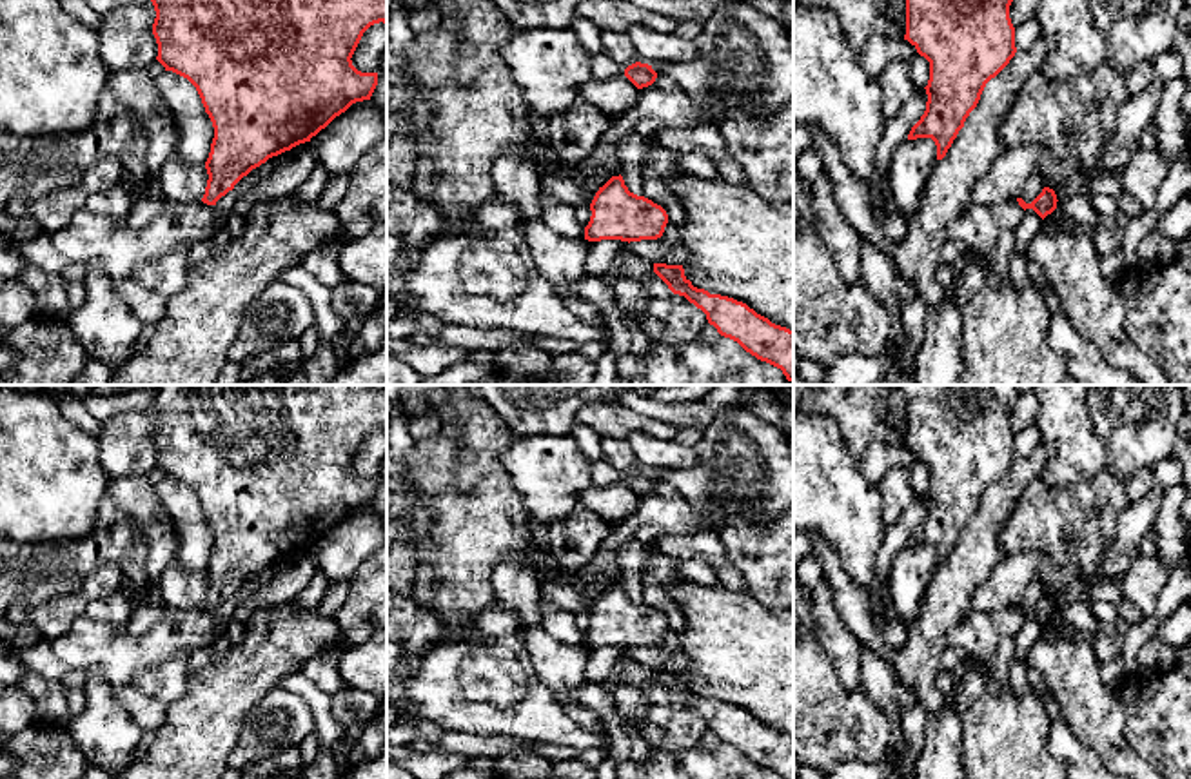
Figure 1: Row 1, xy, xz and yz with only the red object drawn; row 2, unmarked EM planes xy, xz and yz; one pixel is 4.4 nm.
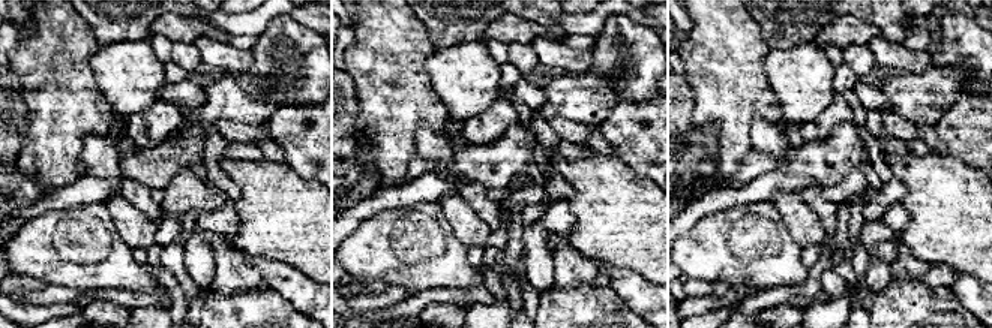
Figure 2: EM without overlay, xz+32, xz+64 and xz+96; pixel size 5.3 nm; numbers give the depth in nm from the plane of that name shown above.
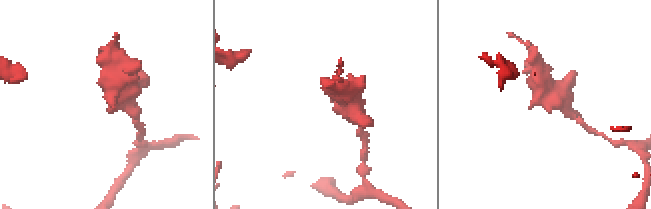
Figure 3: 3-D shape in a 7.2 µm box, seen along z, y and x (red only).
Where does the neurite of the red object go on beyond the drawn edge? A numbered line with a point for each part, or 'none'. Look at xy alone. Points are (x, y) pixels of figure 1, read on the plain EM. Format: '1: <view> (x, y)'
none

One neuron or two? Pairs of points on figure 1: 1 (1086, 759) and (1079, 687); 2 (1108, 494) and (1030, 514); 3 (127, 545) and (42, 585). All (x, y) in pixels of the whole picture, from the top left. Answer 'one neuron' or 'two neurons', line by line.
1: two neurons
2: one neuron
3: one neuron

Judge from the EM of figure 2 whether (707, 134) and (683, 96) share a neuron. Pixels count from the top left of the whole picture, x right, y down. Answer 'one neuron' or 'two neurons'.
two neurons

